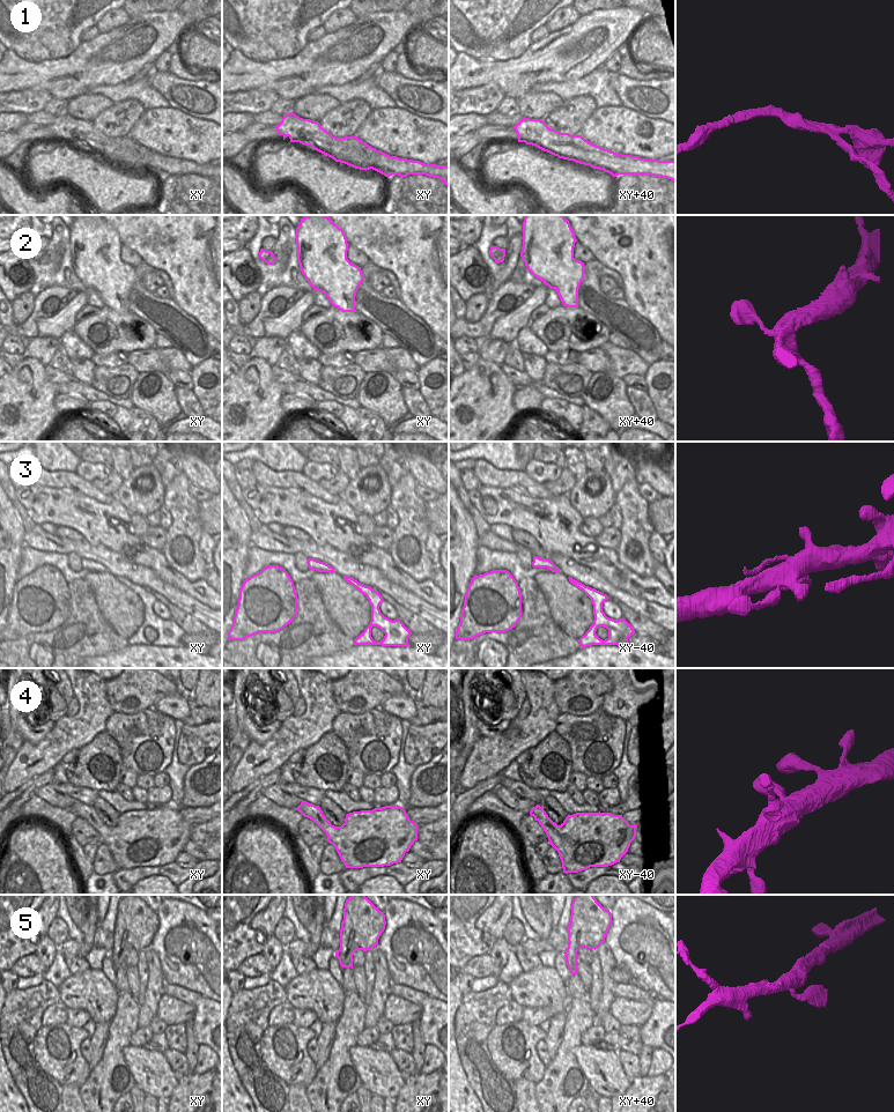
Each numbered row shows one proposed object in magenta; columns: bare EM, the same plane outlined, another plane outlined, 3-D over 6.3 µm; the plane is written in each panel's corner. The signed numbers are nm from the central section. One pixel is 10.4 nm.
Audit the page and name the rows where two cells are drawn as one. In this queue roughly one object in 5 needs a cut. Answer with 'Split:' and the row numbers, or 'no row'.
Split: 1

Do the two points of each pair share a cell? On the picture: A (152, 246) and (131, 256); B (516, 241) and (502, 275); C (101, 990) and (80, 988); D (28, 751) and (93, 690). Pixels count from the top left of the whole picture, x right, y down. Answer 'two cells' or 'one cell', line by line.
A: two cells
B: one cell
C: one cell
D: one cell

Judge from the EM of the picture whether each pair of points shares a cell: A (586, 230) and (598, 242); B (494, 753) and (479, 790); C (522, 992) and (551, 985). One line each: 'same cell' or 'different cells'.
A: same cell
B: different cells
C: same cell

